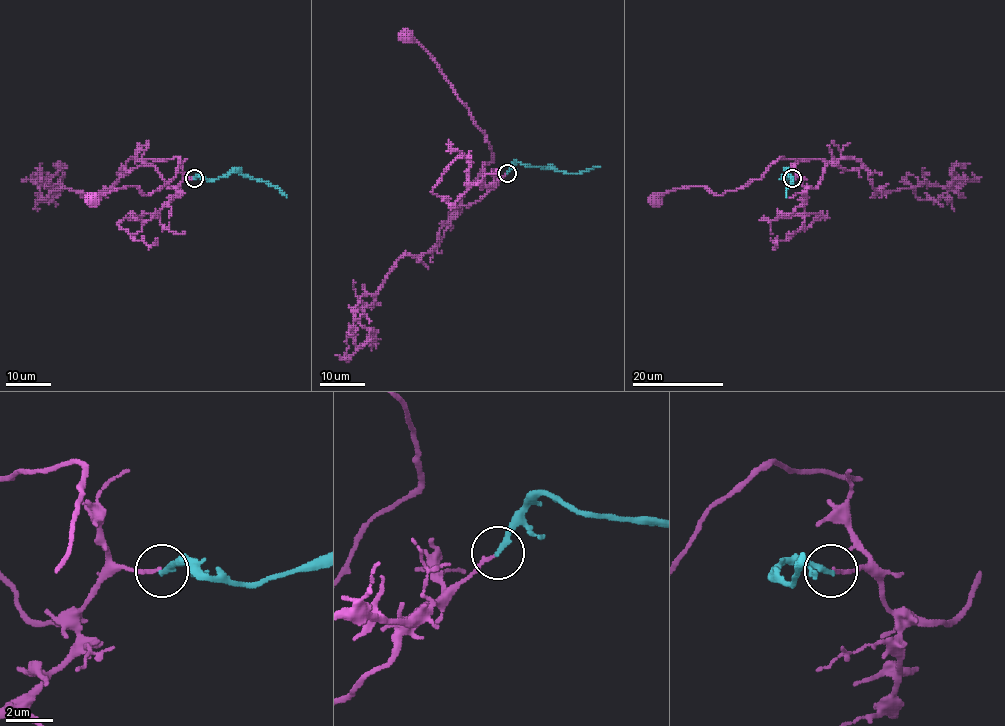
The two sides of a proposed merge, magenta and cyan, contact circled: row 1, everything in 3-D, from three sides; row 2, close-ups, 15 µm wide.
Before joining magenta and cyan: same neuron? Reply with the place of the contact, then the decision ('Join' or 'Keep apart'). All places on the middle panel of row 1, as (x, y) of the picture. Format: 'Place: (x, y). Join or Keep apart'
Place: (507, 173). Keep apart

